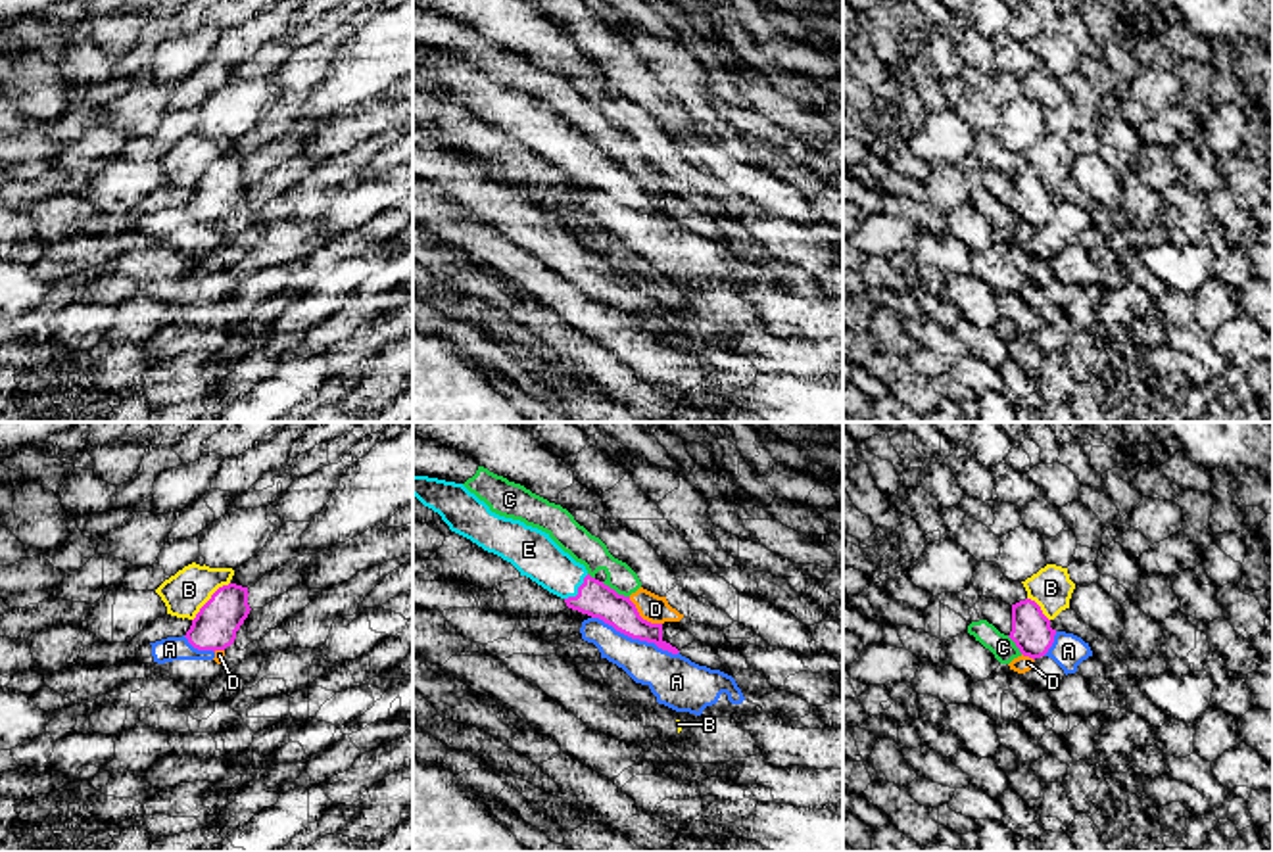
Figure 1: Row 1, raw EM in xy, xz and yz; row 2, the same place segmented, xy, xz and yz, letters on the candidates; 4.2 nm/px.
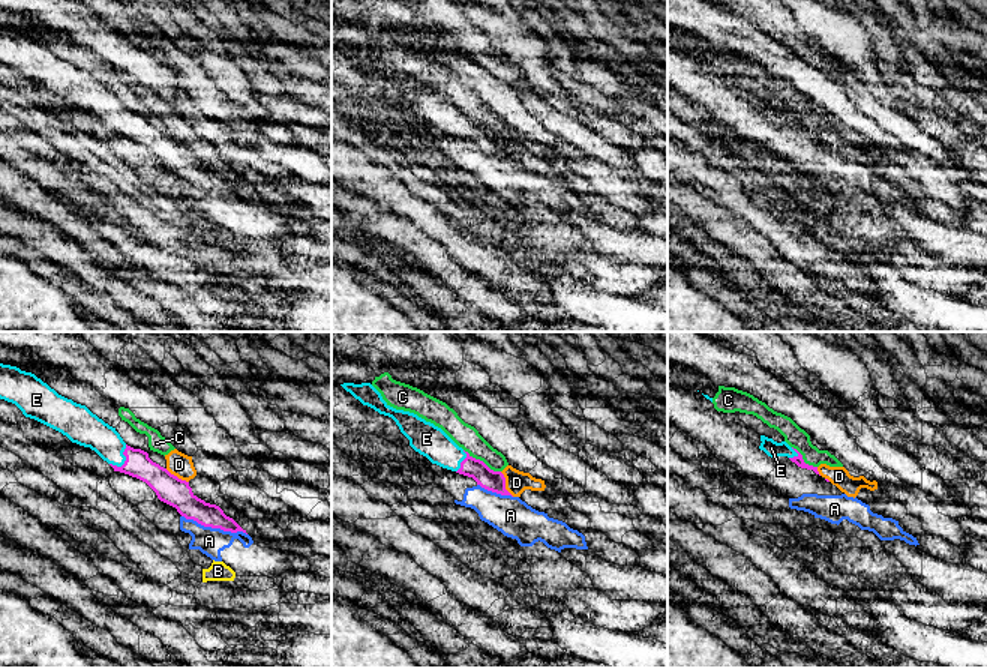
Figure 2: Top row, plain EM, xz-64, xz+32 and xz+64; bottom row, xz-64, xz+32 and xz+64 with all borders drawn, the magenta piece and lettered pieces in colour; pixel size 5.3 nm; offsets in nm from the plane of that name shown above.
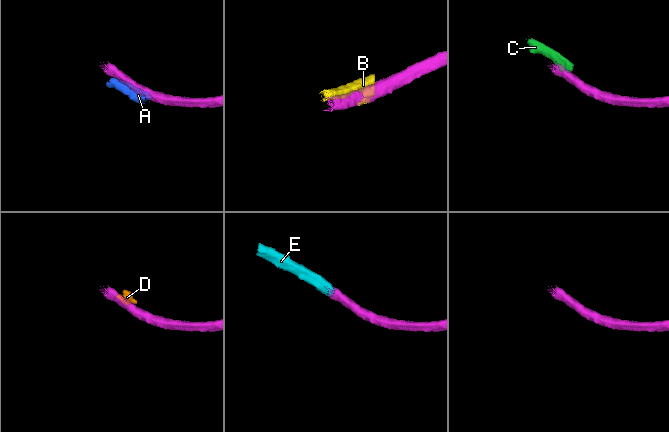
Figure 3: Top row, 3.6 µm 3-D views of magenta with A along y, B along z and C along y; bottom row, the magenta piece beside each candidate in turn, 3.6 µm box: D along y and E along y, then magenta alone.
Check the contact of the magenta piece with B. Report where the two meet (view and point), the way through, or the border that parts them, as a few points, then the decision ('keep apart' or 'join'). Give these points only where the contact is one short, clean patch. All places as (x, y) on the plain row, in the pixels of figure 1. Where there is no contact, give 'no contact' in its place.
xy (210, 169) | keep apart

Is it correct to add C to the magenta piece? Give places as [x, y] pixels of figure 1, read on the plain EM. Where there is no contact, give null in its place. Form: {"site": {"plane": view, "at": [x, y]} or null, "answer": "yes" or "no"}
{"site": {"plane": "xz", "at": [613, 160]}, "answer": "no"}

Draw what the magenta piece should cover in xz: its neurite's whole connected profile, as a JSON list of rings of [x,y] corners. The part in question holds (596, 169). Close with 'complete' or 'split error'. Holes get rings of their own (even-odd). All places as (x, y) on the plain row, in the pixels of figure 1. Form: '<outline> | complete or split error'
[[[413,44],[413,65],[438,83],[451,102],[511,132],[568,178],[599,188],[632,209],[680,223],[662,209],[662,194],[643,190],[630,167],[591,148],[549,104],[492,83],[463,54]]] | split error

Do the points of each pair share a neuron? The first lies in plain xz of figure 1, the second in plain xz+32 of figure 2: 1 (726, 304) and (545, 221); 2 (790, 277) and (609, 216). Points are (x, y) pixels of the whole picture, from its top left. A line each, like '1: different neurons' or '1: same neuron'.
1: same neuron
2: same neuron

